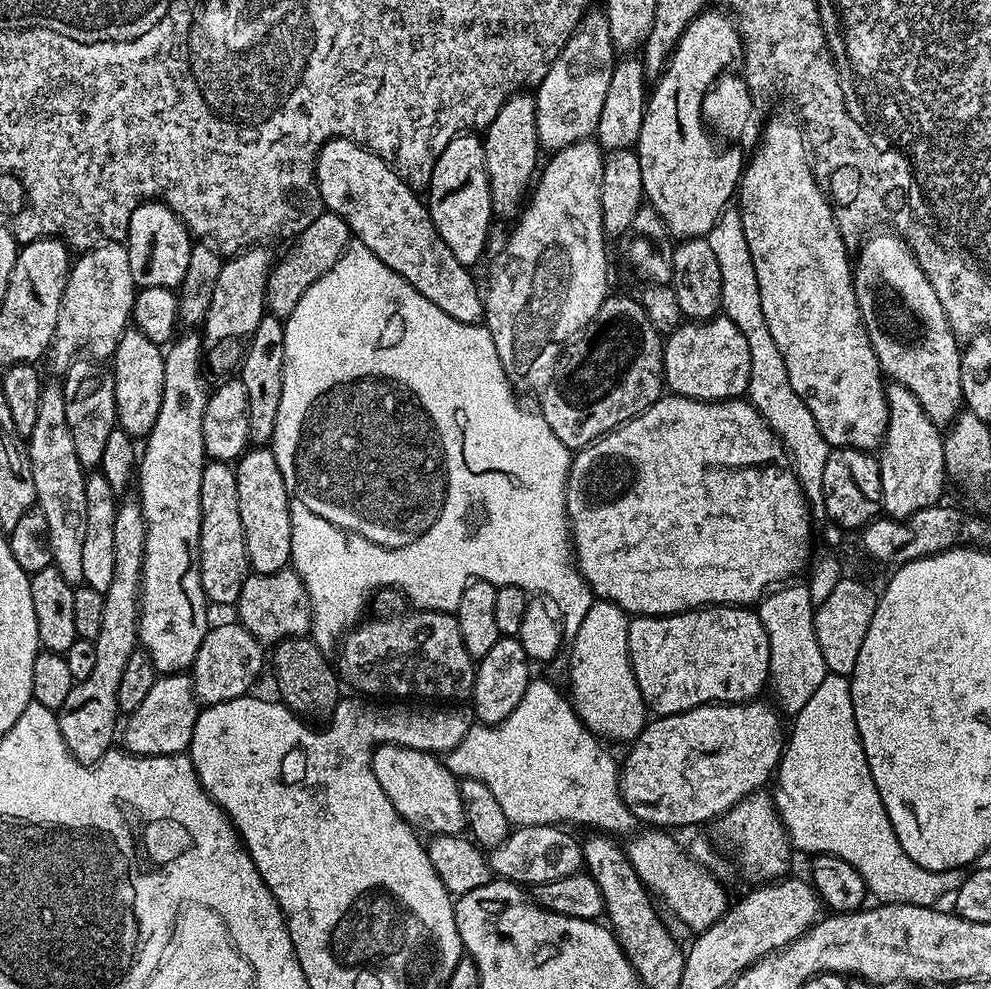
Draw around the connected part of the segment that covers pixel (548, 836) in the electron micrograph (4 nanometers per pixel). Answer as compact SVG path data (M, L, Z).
M527 824L513 829L499 846L489 851L493 873L521 886L535 886L581 871L583 847L568 832L571 831L549 824Z

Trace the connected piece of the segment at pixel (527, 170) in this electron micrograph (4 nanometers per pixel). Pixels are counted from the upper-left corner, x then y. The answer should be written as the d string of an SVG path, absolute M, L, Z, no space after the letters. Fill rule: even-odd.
M520 90L509 96L502 110L498 110L494 122L490 122L488 127L483 129L482 139L486 154L486 174L490 182L492 215L496 218L512 215L515 217L525 203L524 195L527 194L528 187L530 187L529 192L533 187L534 177L538 172L536 155L541 155L542 152L536 125L535 95L528 93L527 96L524 90ZM520 203L522 203L521 208Z

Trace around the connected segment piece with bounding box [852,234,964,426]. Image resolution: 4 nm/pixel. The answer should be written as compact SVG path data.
M896 234L891 235L869 235L858 249L860 257L855 257L852 273L858 310L862 314L870 346L874 346L881 373L889 381L906 386L906 390L910 390L910 394L914 394L914 398L922 402L922 410L926 410L926 414L936 425L948 426L964 408L960 369L962 344L953 334L950 322L946 318L946 310L942 310L942 302L938 302L938 294L934 294L930 278L926 278L922 266L918 266L916 255L904 239Z

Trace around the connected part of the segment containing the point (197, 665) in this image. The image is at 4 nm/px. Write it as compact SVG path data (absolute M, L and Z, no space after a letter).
M233 622L233 624L220 624L209 627L208 633L202 638L202 646L198 646L198 654L194 658L190 669L192 685L197 701L201 705L207 706L218 702L230 702L230 698L247 696L253 691L252 683L260 676L260 671L266 668L266 648L260 641L246 630L243 624Z

